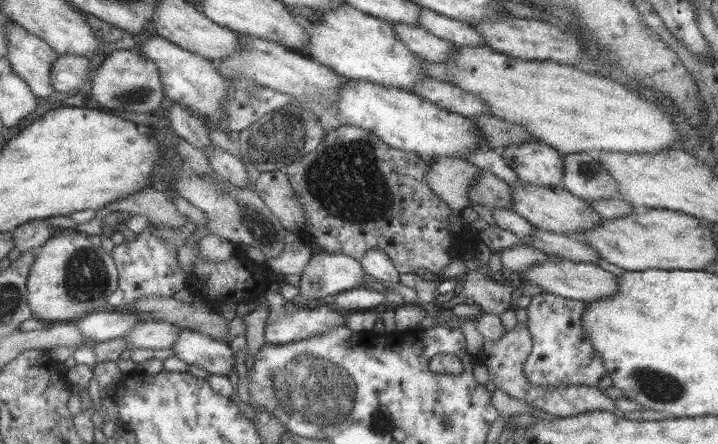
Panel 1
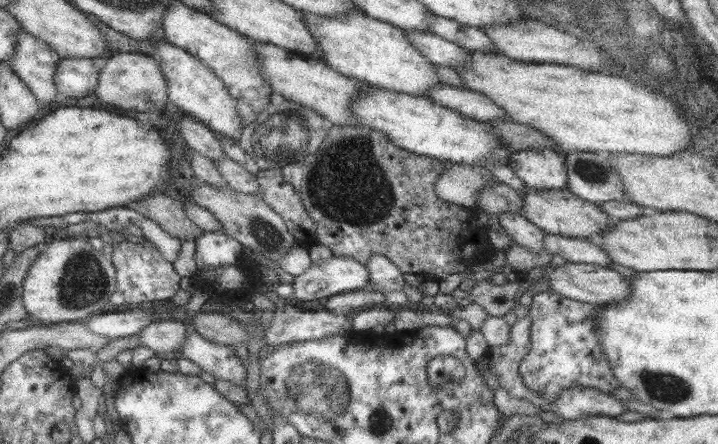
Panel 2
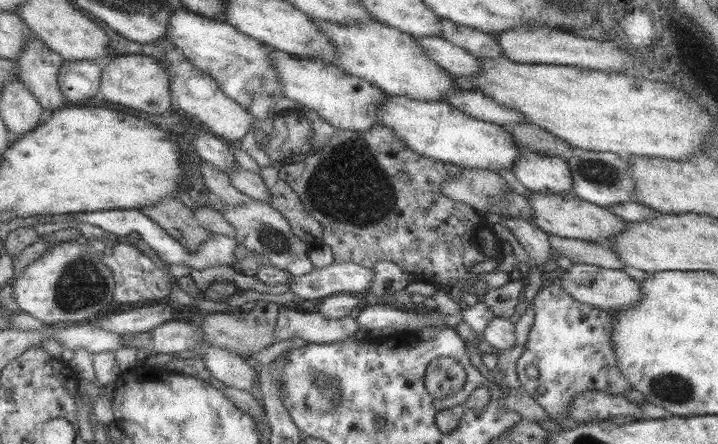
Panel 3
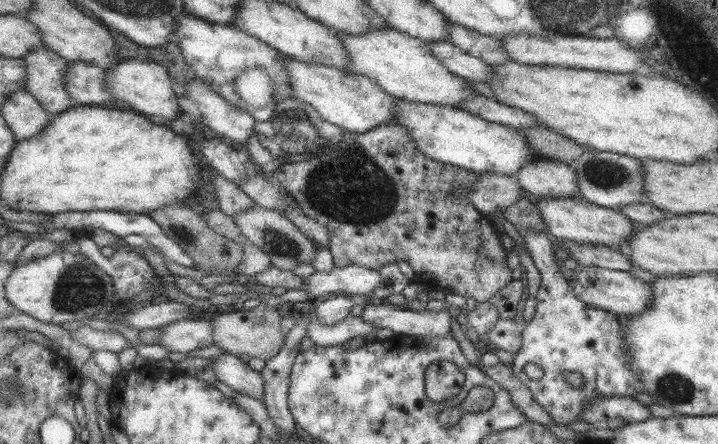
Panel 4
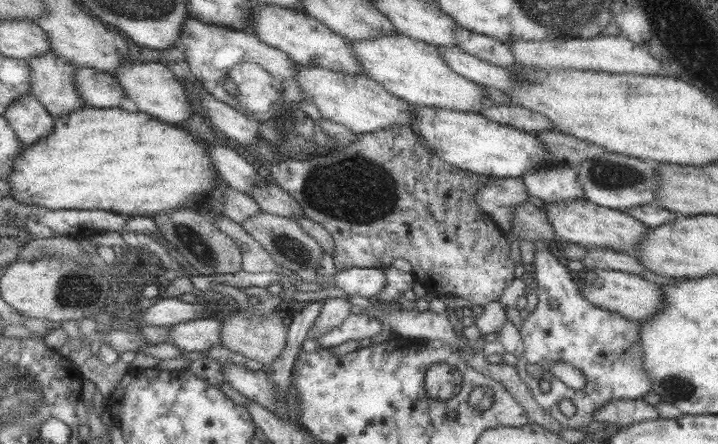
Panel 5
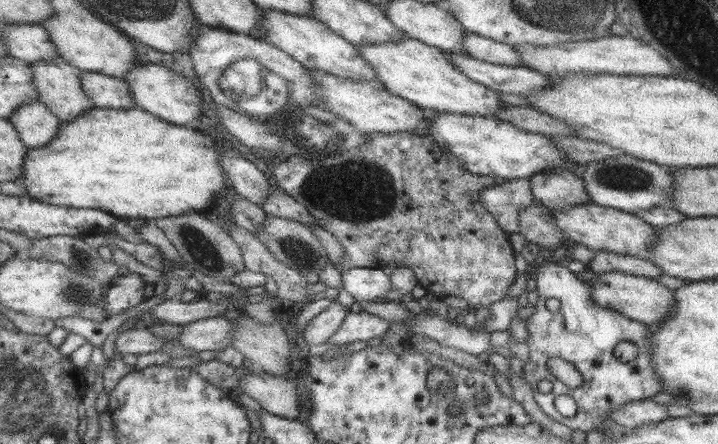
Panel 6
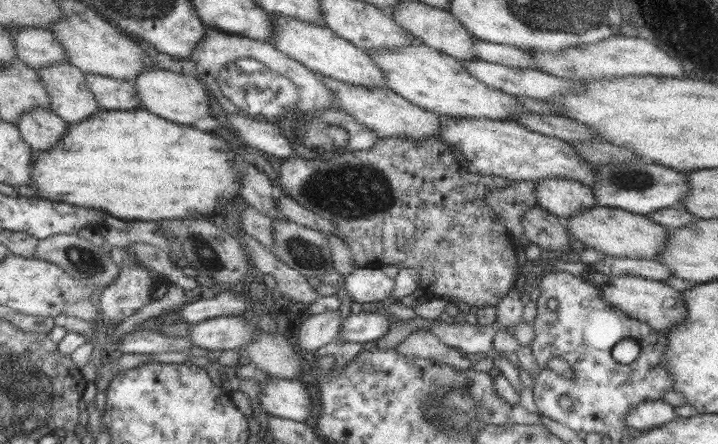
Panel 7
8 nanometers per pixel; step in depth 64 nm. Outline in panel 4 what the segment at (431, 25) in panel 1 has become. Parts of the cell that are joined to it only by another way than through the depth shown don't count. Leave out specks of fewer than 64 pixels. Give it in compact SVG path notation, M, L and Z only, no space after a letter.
M449 24L449 28L447 28L447 42L451 46L461 48L463 52L467 52L471 56L481 58L489 66L511 60L509 54L505 52L505 48L495 38L479 34L475 30L469 30L469 28L459 26L459 24Z

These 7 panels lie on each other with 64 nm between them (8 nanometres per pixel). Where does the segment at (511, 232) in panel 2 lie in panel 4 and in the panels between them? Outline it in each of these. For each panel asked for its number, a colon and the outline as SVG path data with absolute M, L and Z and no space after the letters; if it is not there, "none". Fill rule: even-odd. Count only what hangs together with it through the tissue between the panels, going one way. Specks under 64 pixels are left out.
3: M505 216L505 218L499 218L501 226L505 226L509 230L509 234L513 234L513 238L521 244L521 248L525 250L527 258L531 260L531 264L535 266L541 266L545 264L551 248L547 244L549 240L549 234L545 234L543 230L539 230L533 222L529 220L523 220L521 216L519 218L511 218L511 216Z
4: M517 230L517 234L521 236L521 244L525 246L529 258L533 260L533 266L539 270L541 274L541 286L537 290L535 296L535 316L525 324L523 332L521 332L521 350L513 356L513 376L517 376L517 380L521 382L521 386L527 386L531 390L533 400L545 410L549 412L549 416L553 418L555 424L565 424L565 422L575 422L579 418L579 414L583 412L585 404L589 398L593 396L631 396L635 392L641 392L641 384L635 382L635 378L631 376L631 372L627 370L627 366L623 364L625 360L625 332L623 332L623 322L619 316L607 314L603 310L595 310L589 308L587 304L575 300L575 296L569 290L569 282L559 274L561 264L557 262L557 258L553 256L553 242L551 236L545 230ZM527 364L535 364L543 376L541 380L529 380L523 374L523 368ZM575 372L581 376L581 386L569 386L565 380L565 374Z

